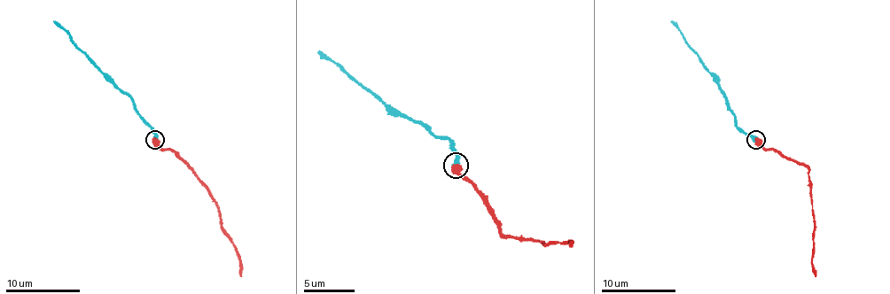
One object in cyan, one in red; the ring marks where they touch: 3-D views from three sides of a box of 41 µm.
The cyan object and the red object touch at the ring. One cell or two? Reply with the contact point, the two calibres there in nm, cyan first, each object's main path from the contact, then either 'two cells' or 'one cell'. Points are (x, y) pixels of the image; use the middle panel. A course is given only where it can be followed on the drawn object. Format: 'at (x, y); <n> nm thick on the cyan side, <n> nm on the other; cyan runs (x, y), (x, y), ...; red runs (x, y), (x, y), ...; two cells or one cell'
at (456, 166); 550 nm thick on the cyan side, 650 nm on the other; cyan runs (456, 165), (456, 150), (443, 137), (395, 114), (345, 69), (339, 69), (317, 51); red runs (456, 165), (504, 235), (544, 243), (570, 241), (573, 245); one cell

